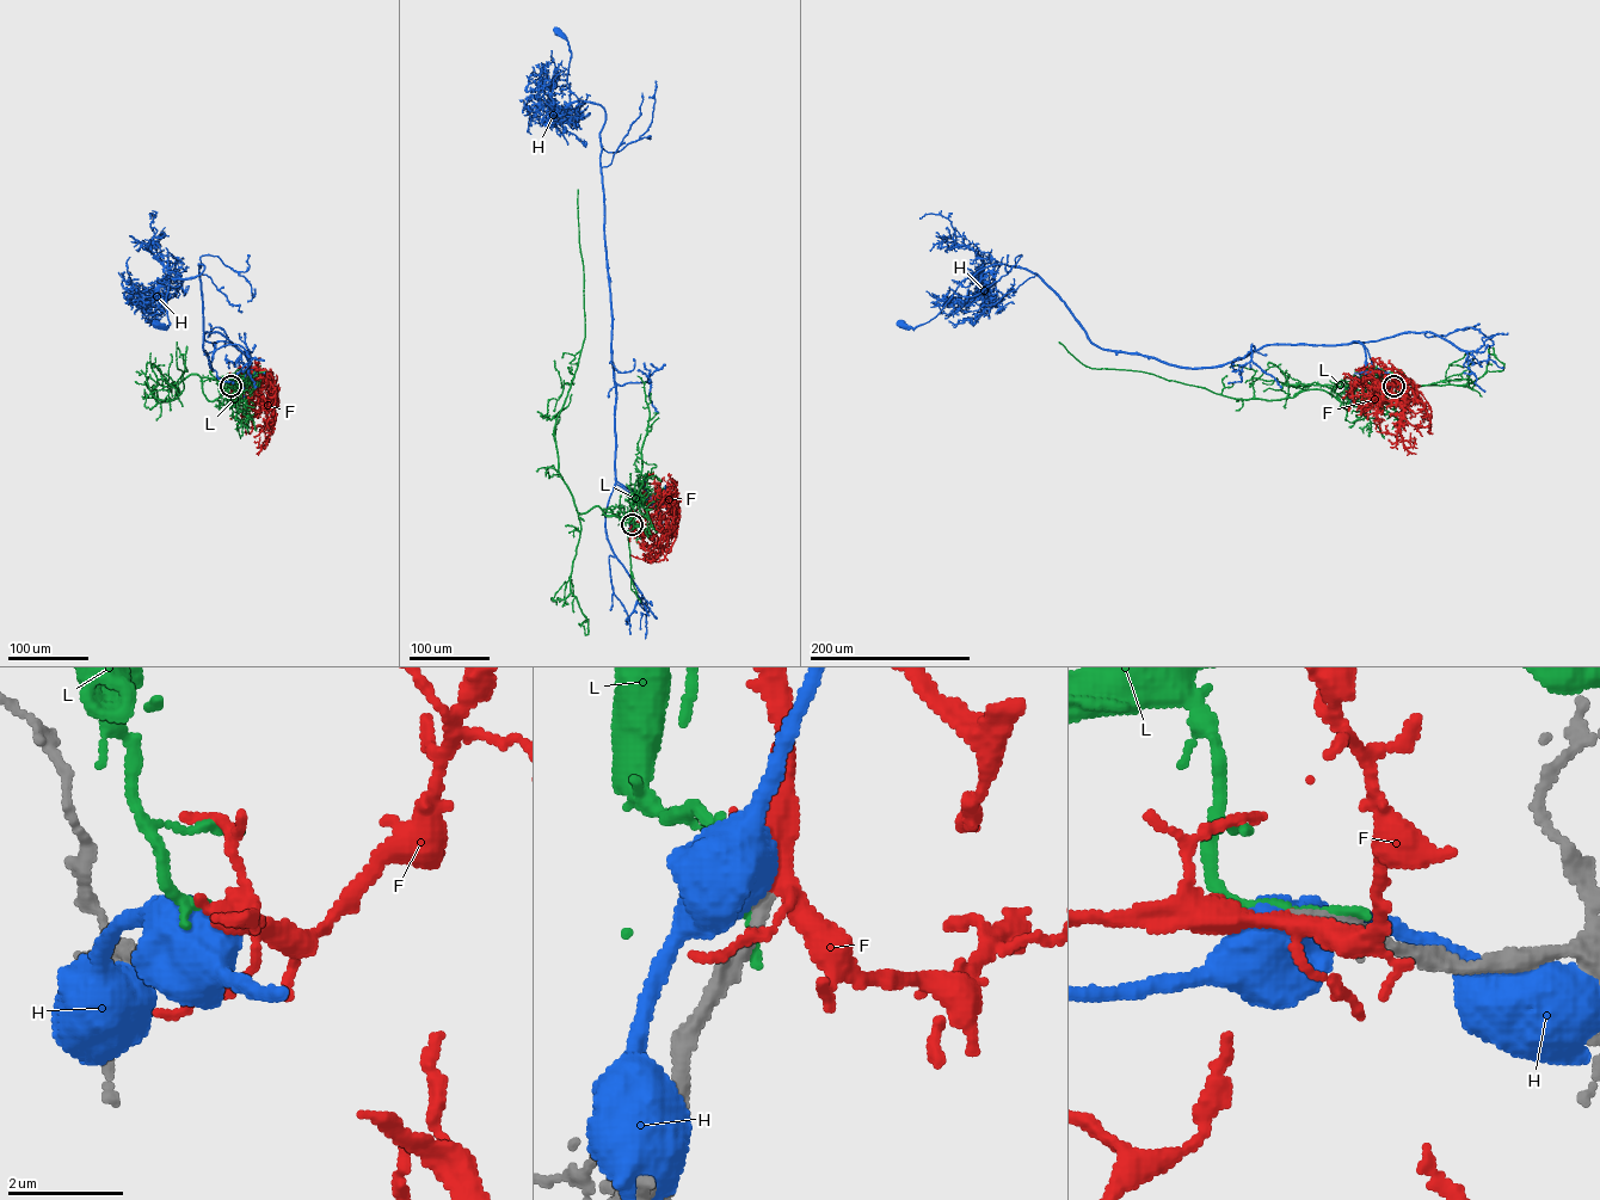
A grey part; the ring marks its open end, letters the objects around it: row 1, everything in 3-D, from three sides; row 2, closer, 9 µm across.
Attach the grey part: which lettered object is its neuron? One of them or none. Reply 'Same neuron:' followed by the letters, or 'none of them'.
Same neuron: F

